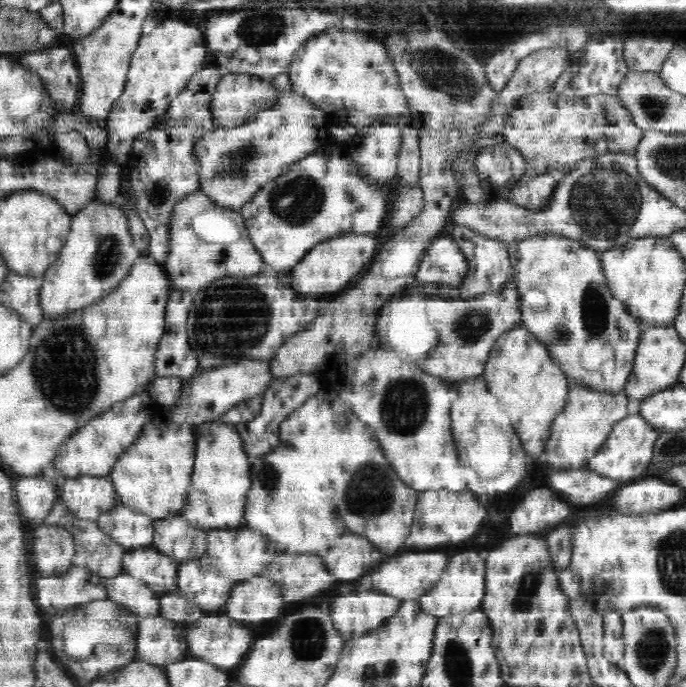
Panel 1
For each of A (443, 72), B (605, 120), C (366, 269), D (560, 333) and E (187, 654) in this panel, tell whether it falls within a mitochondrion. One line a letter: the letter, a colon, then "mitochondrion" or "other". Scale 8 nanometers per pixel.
A: mitochondrion
B: mitochondrion
C: other
D: mitochondrion
E: other

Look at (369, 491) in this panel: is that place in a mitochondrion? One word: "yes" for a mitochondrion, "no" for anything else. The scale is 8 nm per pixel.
yes

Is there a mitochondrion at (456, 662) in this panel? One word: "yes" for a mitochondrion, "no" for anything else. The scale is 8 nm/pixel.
yes

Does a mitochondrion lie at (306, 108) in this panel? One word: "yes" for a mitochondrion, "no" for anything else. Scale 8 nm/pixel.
no

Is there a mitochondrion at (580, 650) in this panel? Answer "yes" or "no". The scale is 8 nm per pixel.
no

